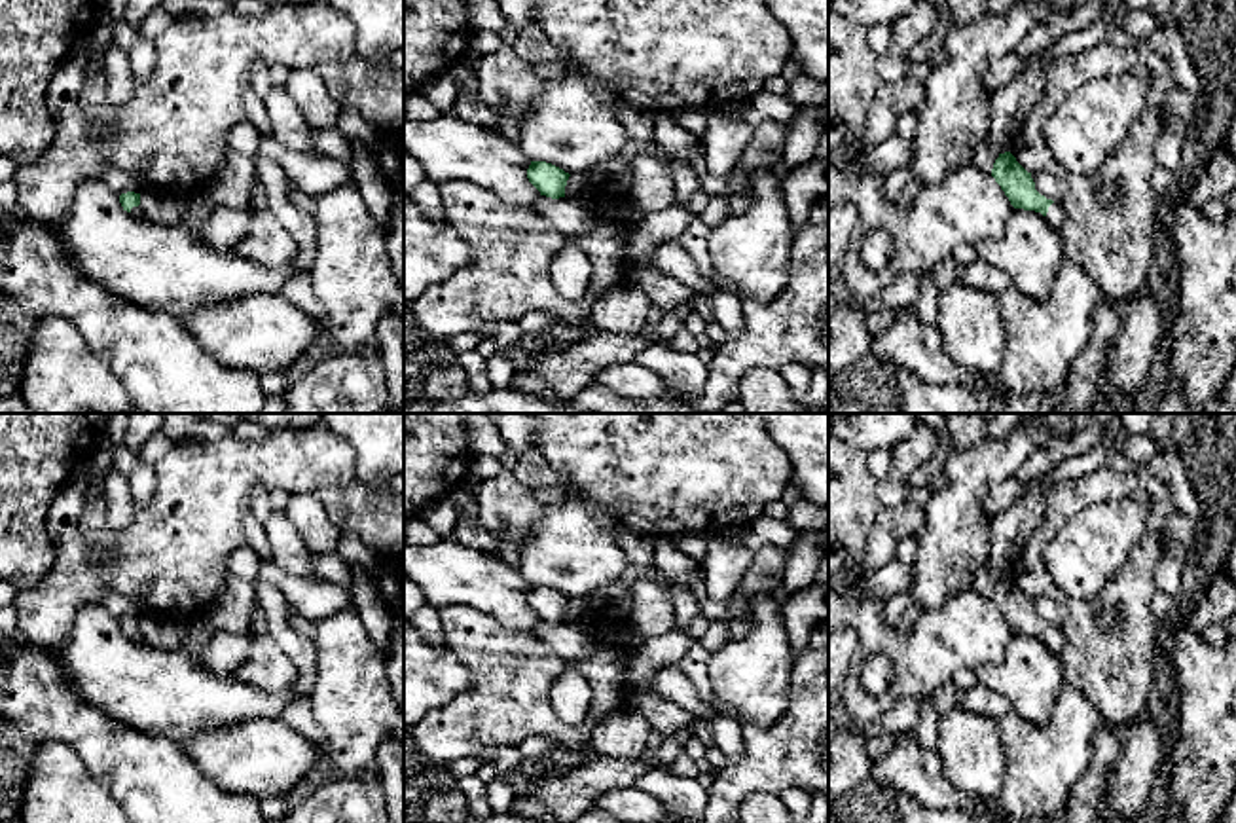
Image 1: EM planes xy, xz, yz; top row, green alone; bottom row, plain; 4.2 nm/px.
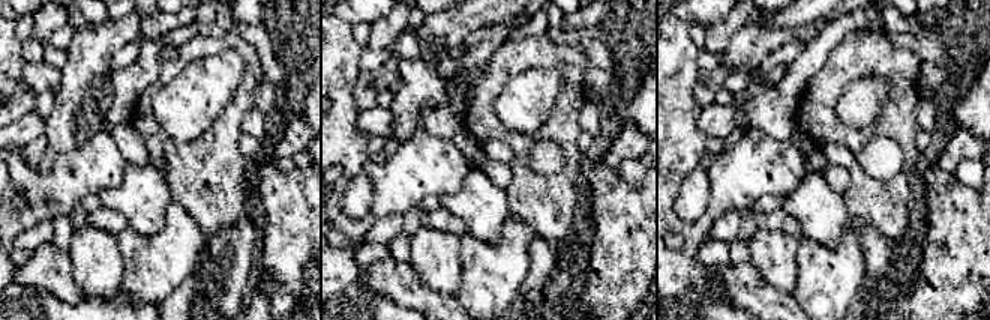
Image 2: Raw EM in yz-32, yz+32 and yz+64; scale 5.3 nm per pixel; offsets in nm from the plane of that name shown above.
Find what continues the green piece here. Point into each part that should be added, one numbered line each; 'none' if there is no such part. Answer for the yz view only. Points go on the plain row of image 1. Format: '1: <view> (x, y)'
1: yz (1056, 643)

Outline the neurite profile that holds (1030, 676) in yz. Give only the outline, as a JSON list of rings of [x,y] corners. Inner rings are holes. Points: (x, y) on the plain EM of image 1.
[[[1012,633],[999,664],[974,668],[976,683],[1005,696],[1010,711],[1043,726],[1065,685],[1062,658],[1035,635]]]

